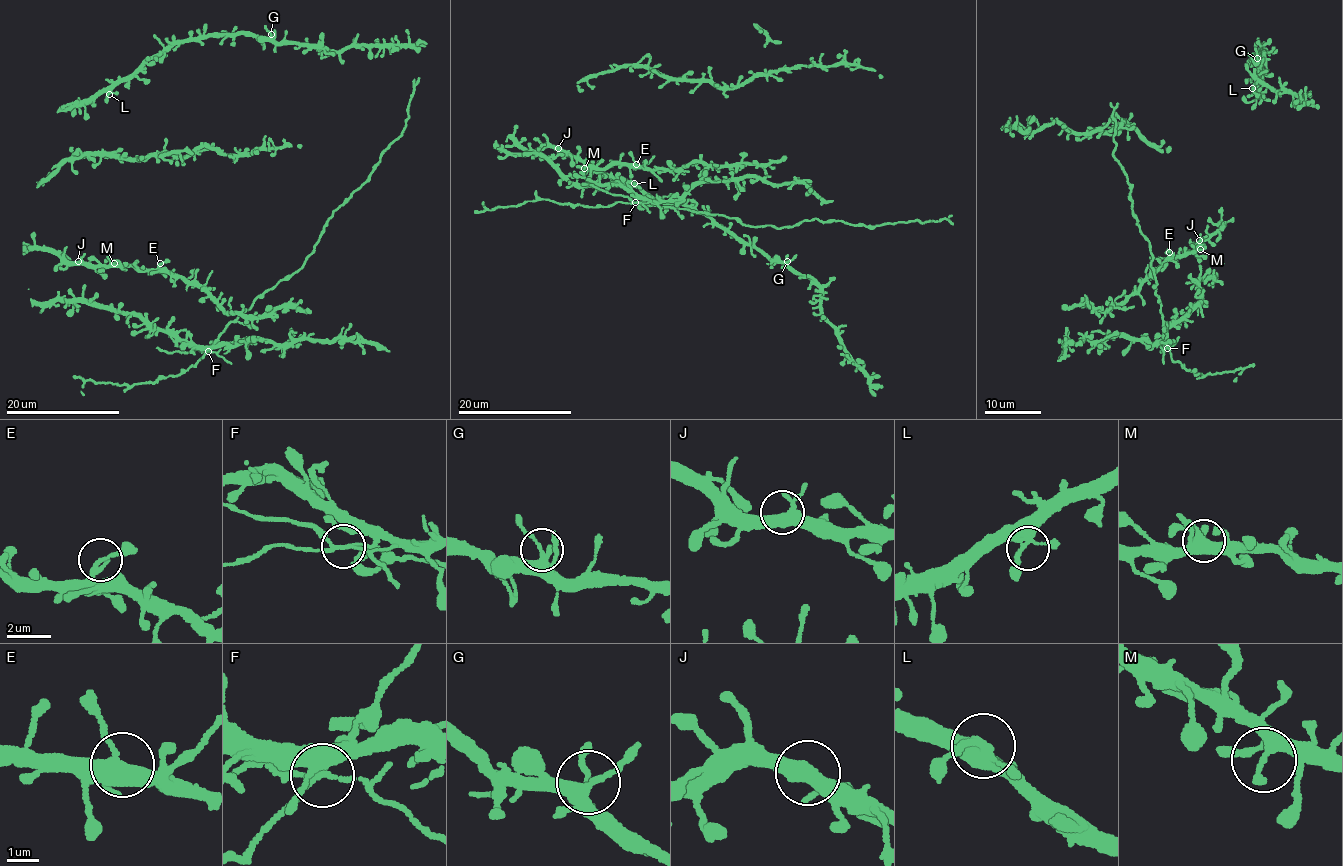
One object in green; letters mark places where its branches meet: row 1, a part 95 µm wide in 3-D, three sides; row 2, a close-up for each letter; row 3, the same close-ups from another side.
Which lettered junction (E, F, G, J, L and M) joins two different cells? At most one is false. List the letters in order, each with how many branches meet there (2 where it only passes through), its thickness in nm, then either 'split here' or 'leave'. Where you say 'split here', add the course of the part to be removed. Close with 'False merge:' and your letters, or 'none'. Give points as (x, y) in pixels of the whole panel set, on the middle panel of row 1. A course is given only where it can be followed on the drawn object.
E: 3 | 170 nm | leave
F: 4 | 160 nm | split here | (635, 202), (591, 184)
G: 3 | 260 nm | leave
J: 4 | 400 nm | leave
L: 3 | 240 nm | leave
M: 4 | 260 nm | leave
False merge: F

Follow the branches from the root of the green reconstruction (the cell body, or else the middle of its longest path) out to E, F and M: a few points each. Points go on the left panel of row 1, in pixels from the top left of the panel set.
E: (80, 263), (155, 270), (160, 263)
F: (80, 263), (178, 274), (207, 287), (225, 311), (251, 321), (254, 342), (216, 344), (208, 352)
M: (80, 263), (102, 266), (114, 263)

